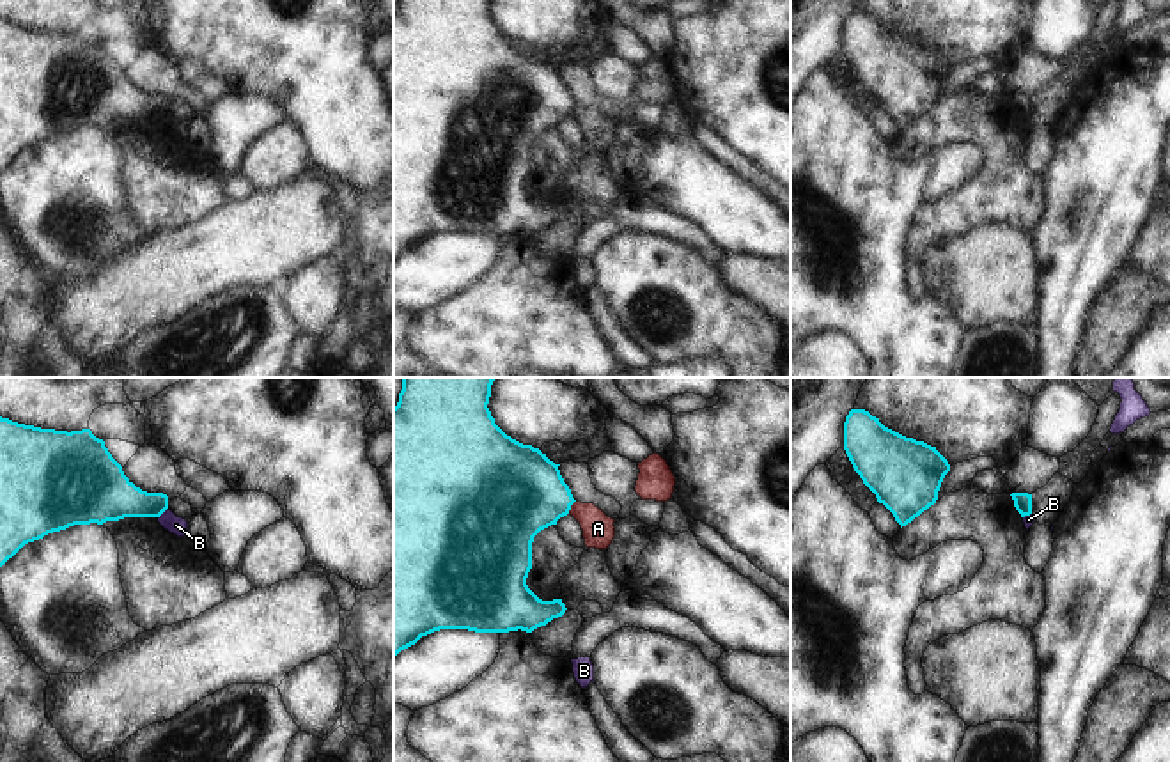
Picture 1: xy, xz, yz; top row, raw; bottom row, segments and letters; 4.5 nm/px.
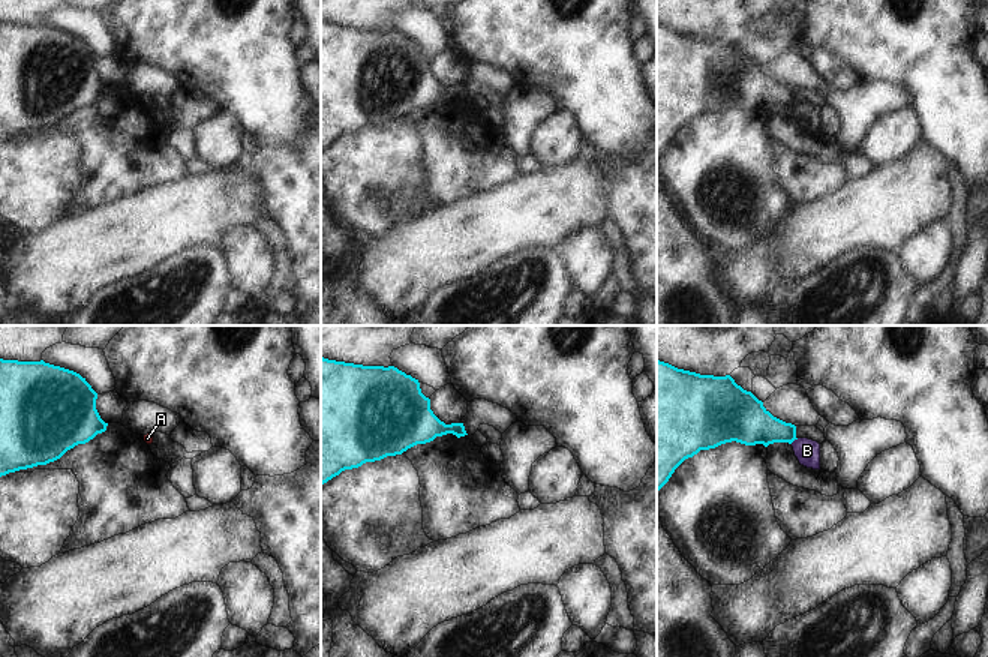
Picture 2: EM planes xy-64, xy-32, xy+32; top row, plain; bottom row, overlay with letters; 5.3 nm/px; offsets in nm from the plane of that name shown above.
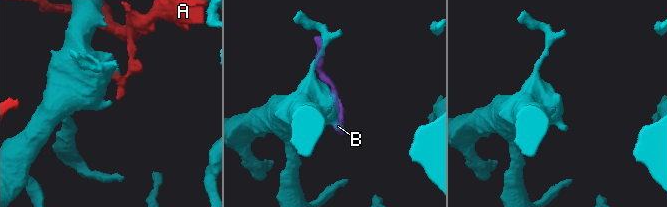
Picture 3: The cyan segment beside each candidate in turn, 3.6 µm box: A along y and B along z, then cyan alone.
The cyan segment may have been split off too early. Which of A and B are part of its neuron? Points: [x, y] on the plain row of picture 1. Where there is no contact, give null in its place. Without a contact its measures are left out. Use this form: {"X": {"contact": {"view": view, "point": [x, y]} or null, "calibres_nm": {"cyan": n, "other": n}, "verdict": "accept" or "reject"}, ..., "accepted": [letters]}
{"A": {"contact": {"view": "xz", "point": [569, 110]}, "calibres_nm": {"cyan": 400, "other": 140}, "verdict": "reject"}, "B": {"contact": {"view": "xy", "point": [163, 114]}, "calibres_nm": {"cyan": 220, "other": 80}, "verdict": "reject"}, "accepted": []}

